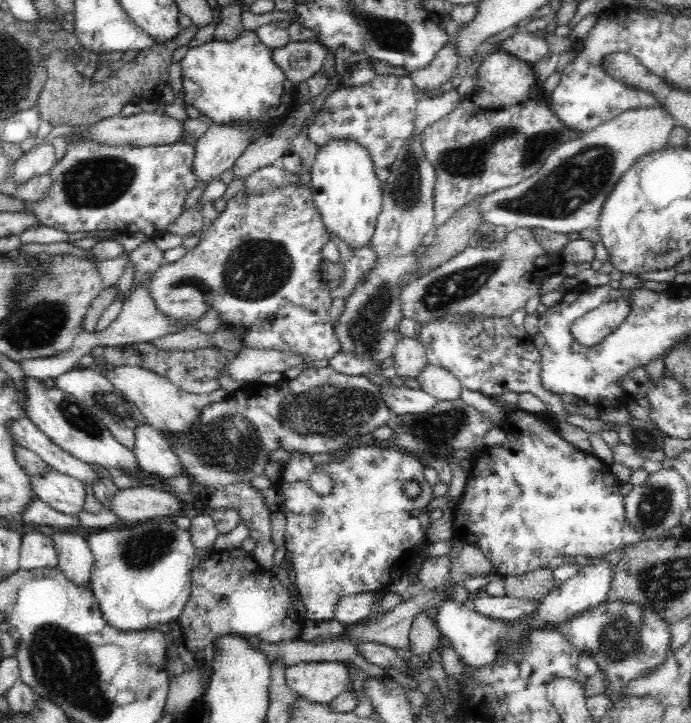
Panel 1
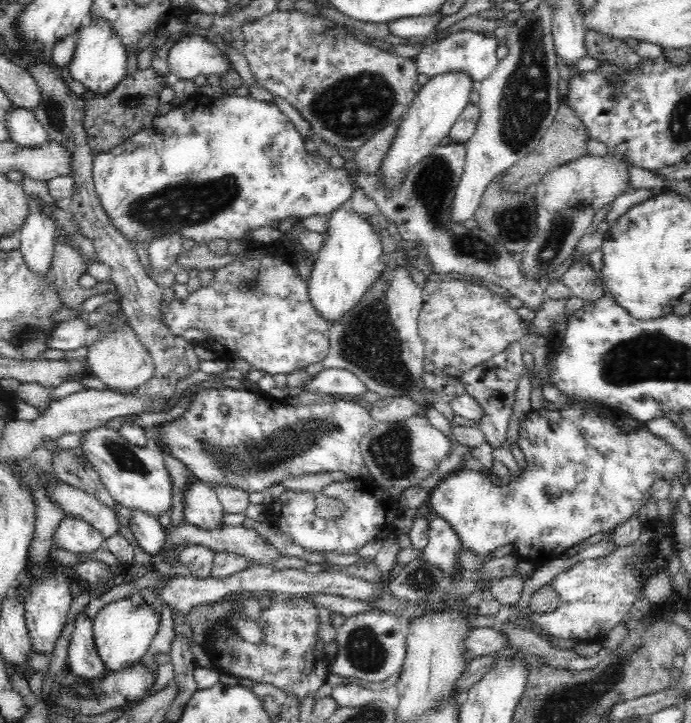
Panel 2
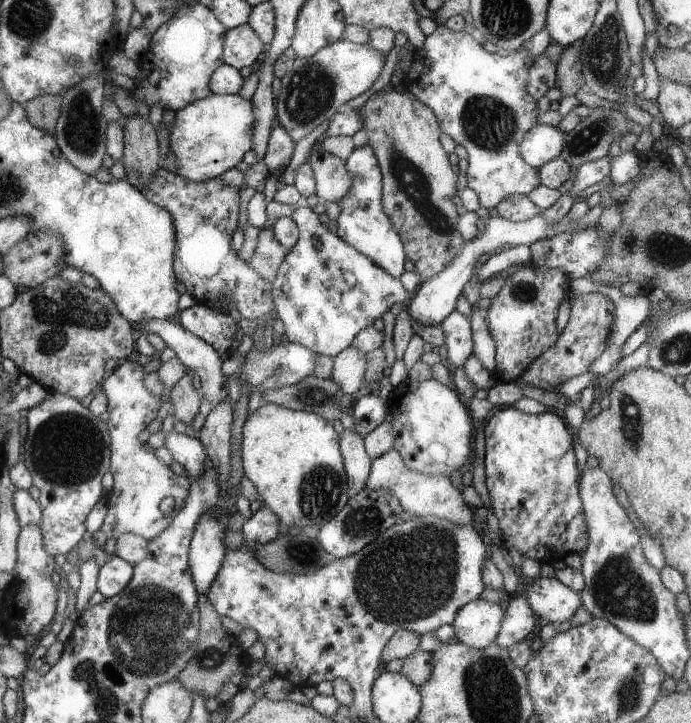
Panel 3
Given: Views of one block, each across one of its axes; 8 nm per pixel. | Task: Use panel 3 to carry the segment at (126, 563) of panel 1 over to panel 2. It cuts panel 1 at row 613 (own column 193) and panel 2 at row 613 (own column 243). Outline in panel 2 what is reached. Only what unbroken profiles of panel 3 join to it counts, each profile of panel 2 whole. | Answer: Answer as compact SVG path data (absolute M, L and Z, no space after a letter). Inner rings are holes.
M122 600L108 604L91 622L93 641L97 653L106 669L126 668L127 665L138 664L138 660L148 652L150 643L158 630L158 620L154 611L138 600Z

